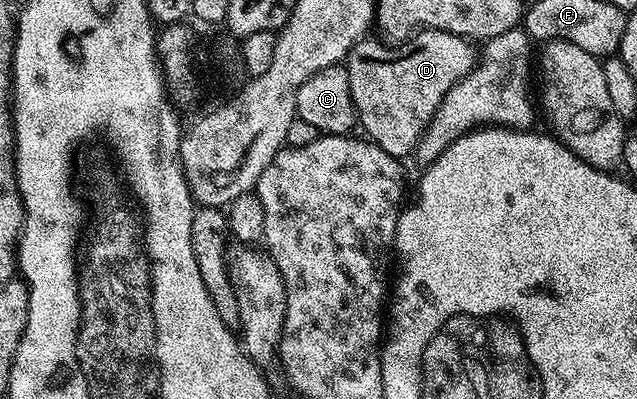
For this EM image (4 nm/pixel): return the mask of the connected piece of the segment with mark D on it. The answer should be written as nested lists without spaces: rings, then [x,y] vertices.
[[[437,28],[417,31],[395,46],[375,39],[362,39],[348,51],[346,67],[356,118],[364,127],[363,135],[386,154],[411,157],[448,91],[476,67],[478,48],[463,36]]]

